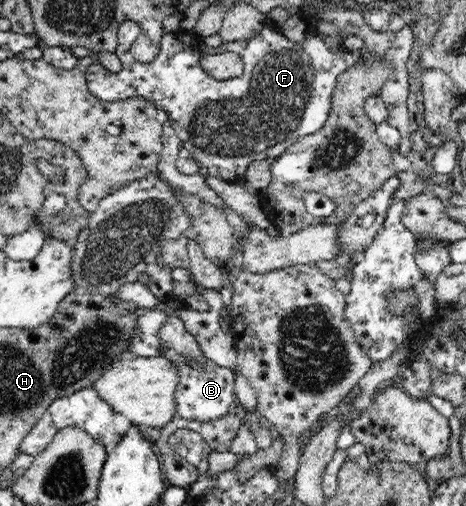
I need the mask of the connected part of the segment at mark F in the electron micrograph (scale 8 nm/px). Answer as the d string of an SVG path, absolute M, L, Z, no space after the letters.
M125 21L118 28L118 42L115 54L122 62L120 72L111 72L100 64L92 64L85 72L87 89L104 101L125 100L125 98L147 98L168 116L168 123L175 129L181 145L190 152L206 175L216 176L226 181L240 182L247 166L253 160L276 159L299 138L317 132L327 120L331 97L336 87L337 77L358 61L358 56L347 50L345 53L333 52L323 37L306 35L305 40L287 40L281 29L268 24L251 38L223 42L221 52L233 51L243 59L243 74L237 78L217 80L205 73L200 65L205 48L203 38L195 32L176 30L164 33L160 40L158 55L151 62L138 62L129 51L139 33L138 23Z

